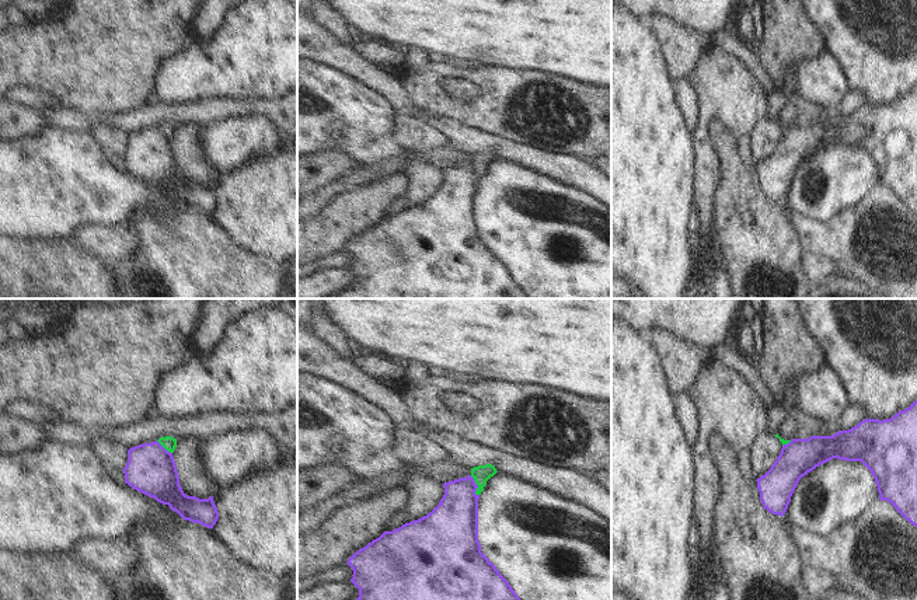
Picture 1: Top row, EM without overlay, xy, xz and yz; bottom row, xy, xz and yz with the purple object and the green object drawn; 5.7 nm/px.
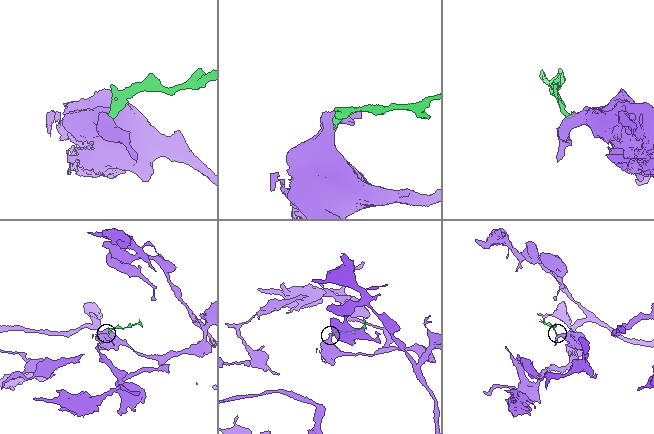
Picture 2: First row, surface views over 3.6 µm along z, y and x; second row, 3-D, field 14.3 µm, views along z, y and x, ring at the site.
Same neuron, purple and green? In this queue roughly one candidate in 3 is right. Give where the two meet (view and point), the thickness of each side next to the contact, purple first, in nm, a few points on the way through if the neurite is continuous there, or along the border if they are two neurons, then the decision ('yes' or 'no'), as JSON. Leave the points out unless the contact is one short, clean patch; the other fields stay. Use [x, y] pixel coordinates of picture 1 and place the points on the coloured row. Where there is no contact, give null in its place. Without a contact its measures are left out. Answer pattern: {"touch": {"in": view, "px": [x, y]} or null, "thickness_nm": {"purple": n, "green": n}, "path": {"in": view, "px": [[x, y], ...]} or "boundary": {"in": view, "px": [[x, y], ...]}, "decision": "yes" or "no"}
{"touch": {"in": "xz", "px": [477, 485]}, "thickness_nm": {"purple": 280, "green": 100}, "boundary": {"in": "xz", "px": [[470, 475], [477, 485], [476, 492], [478, 495]]}, "decision": "no"}

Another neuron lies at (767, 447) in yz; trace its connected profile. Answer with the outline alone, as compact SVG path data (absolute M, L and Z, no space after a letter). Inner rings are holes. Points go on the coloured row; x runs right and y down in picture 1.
M768 430L761 433L753 447L752 447L752 475L753 479L760 478L764 475L777 457L780 456L782 449L782 443L778 437L771 435Z

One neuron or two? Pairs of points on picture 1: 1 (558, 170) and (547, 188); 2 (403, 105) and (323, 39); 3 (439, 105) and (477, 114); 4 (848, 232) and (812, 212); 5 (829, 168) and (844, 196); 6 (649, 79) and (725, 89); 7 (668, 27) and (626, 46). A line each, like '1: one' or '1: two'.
1: two
2: one
3: one
4: two
5: one
6: two
7: two

